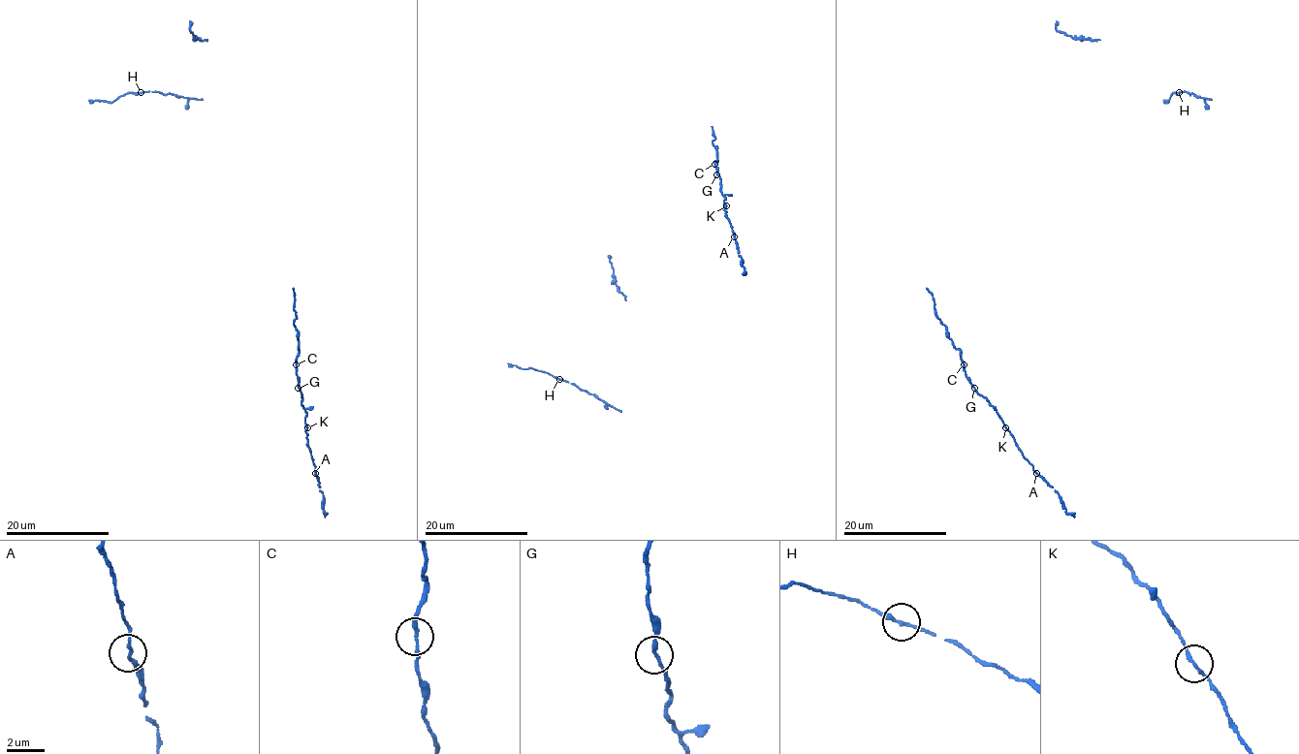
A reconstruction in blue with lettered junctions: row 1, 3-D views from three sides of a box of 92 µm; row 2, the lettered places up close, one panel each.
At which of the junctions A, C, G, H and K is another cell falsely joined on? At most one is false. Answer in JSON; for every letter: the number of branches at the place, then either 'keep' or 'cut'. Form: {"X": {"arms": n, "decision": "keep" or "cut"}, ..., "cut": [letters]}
{"A": {"arms": 2, "decision": "keep"}, "C": {"arms": 2, "decision": "keep"}, "G": {"arms": 2, "decision": "keep"}, "H": {"arms": 2, "decision": "keep"}, "K": {"arms": 2, "decision": "keep"}, "cut": []}

